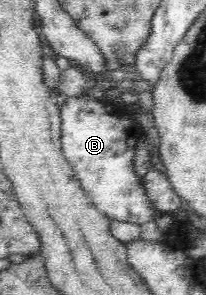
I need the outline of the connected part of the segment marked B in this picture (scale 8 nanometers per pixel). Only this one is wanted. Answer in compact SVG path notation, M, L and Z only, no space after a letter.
M67 97L61 105L62 152L74 169L98 211L112 221L141 226L154 220L154 202L148 198L143 179L136 175L134 157L142 130L132 117L118 105L106 101Z

